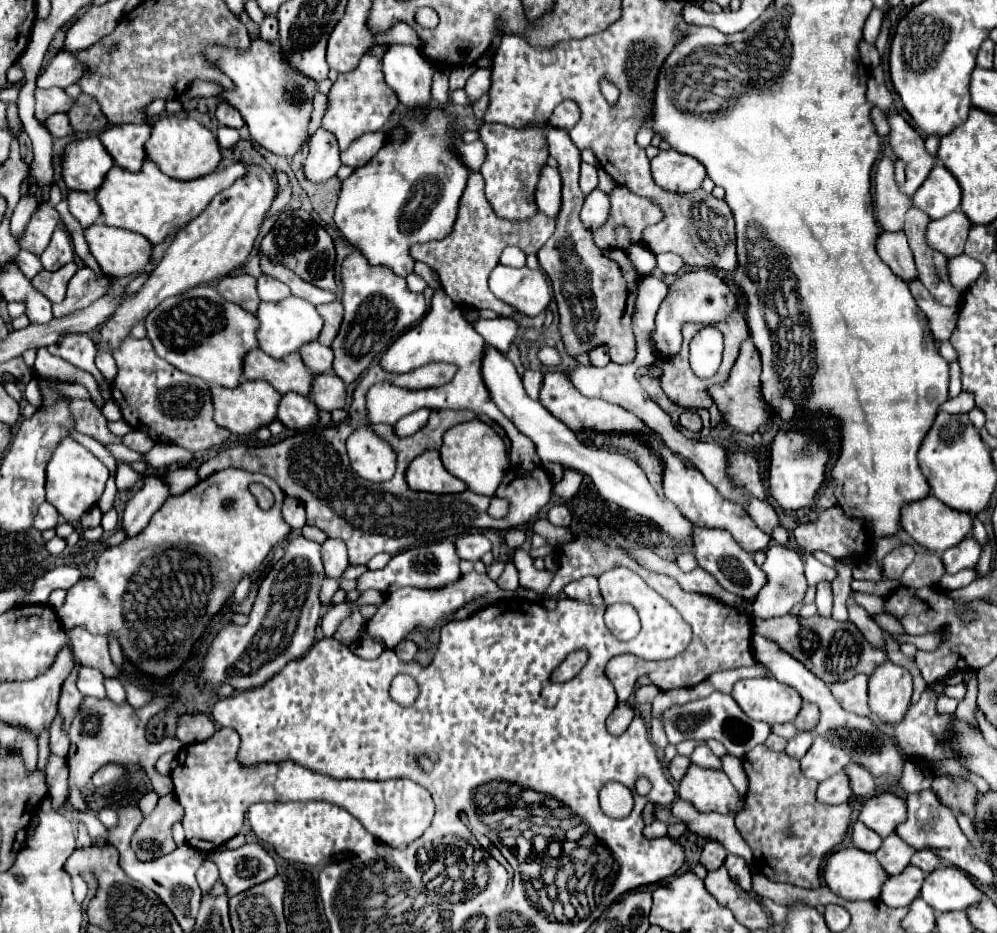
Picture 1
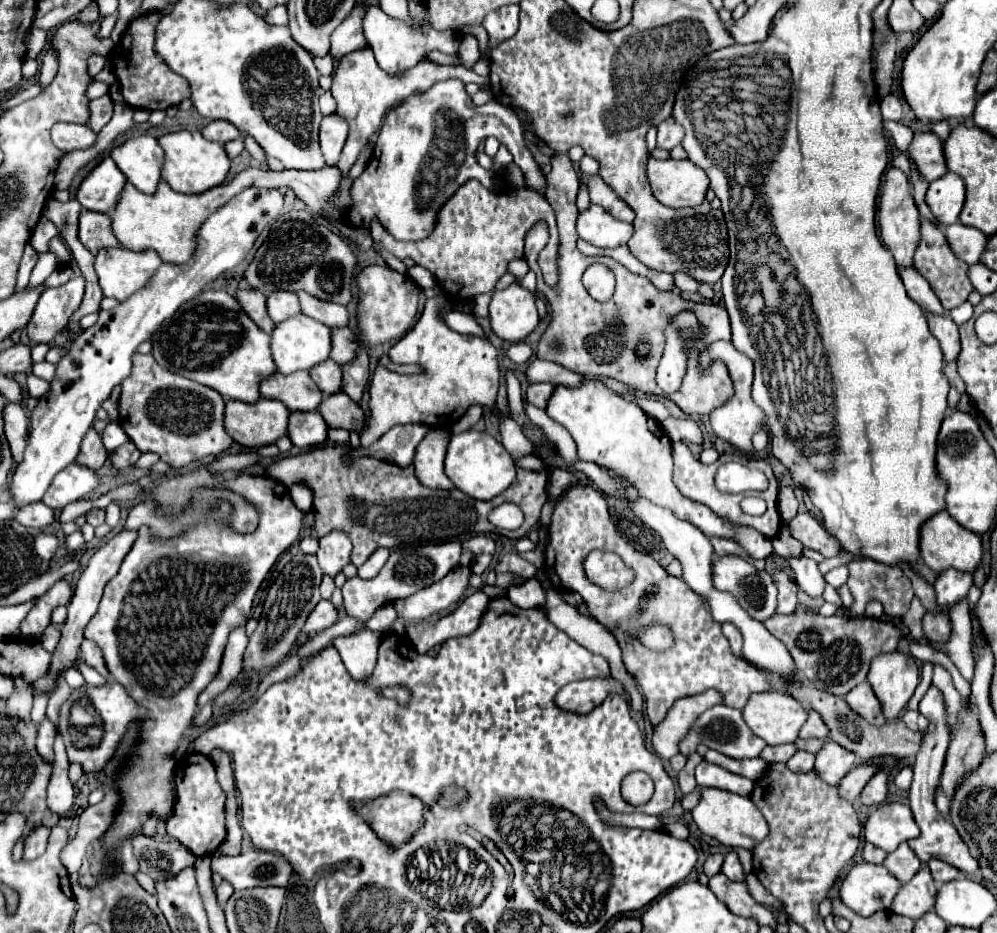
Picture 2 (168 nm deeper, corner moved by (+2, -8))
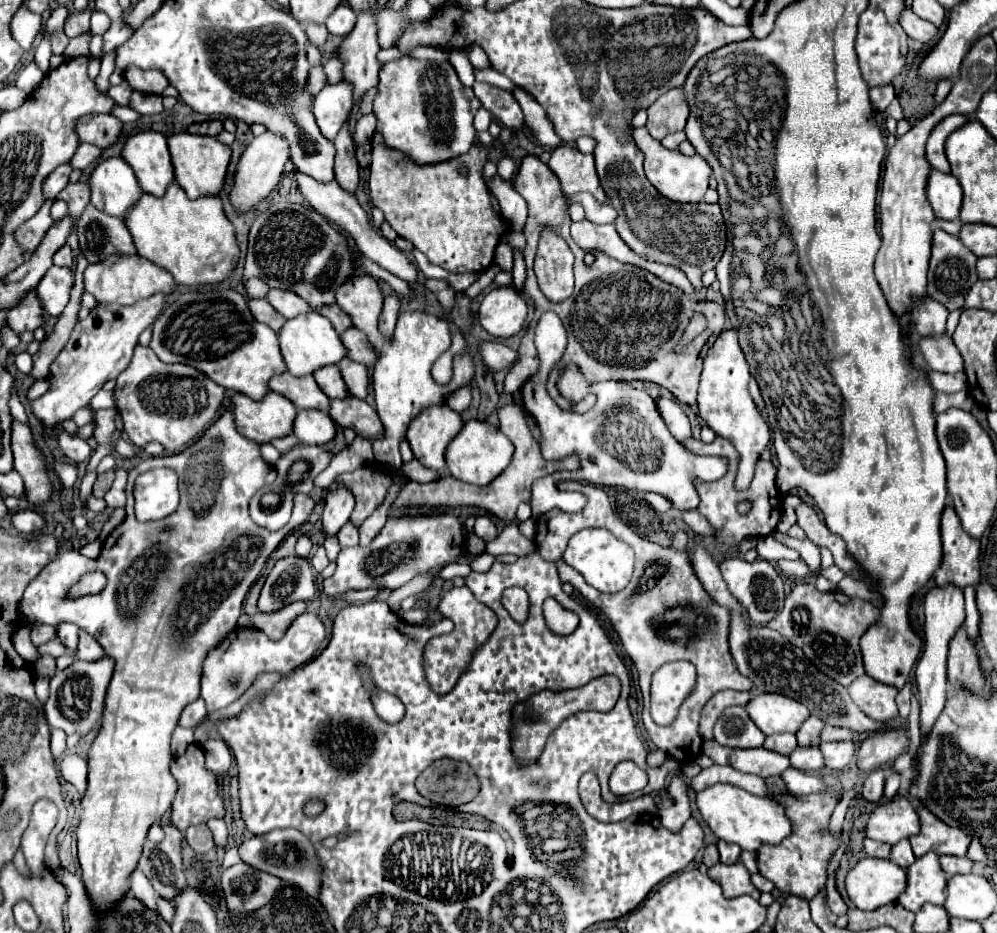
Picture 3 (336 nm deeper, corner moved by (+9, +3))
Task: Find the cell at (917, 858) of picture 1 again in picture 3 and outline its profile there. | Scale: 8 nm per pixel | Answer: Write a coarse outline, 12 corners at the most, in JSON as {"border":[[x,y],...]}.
{"border":[[939,857],[943,871],[951,877],[971,873],[975,861],[969,857]]}

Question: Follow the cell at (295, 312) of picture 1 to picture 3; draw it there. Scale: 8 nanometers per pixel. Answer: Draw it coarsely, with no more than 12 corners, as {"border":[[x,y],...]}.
{"border":[[317,311],[289,319],[279,333],[287,371],[311,375],[347,353]]}

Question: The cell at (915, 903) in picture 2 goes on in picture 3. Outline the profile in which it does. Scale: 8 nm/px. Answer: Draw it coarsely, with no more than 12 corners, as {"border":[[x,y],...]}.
{"border":[[937,853],[907,869],[907,889],[897,899],[917,913],[925,903],[943,905],[947,873]]}

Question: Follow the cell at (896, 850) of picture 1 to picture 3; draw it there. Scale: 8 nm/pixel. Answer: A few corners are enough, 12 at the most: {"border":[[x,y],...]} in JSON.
{"border":[[907,839],[891,851],[891,861],[907,867],[915,861]]}

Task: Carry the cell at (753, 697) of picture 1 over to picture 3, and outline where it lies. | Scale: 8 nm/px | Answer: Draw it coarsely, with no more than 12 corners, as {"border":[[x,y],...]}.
{"border":[[757,693],[745,709],[765,735],[797,733],[811,715],[777,693]]}

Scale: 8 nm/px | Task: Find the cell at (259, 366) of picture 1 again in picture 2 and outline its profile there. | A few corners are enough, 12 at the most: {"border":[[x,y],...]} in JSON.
{"border":[[274,372],[260,396],[290,412],[312,412],[324,398],[308,372]]}

